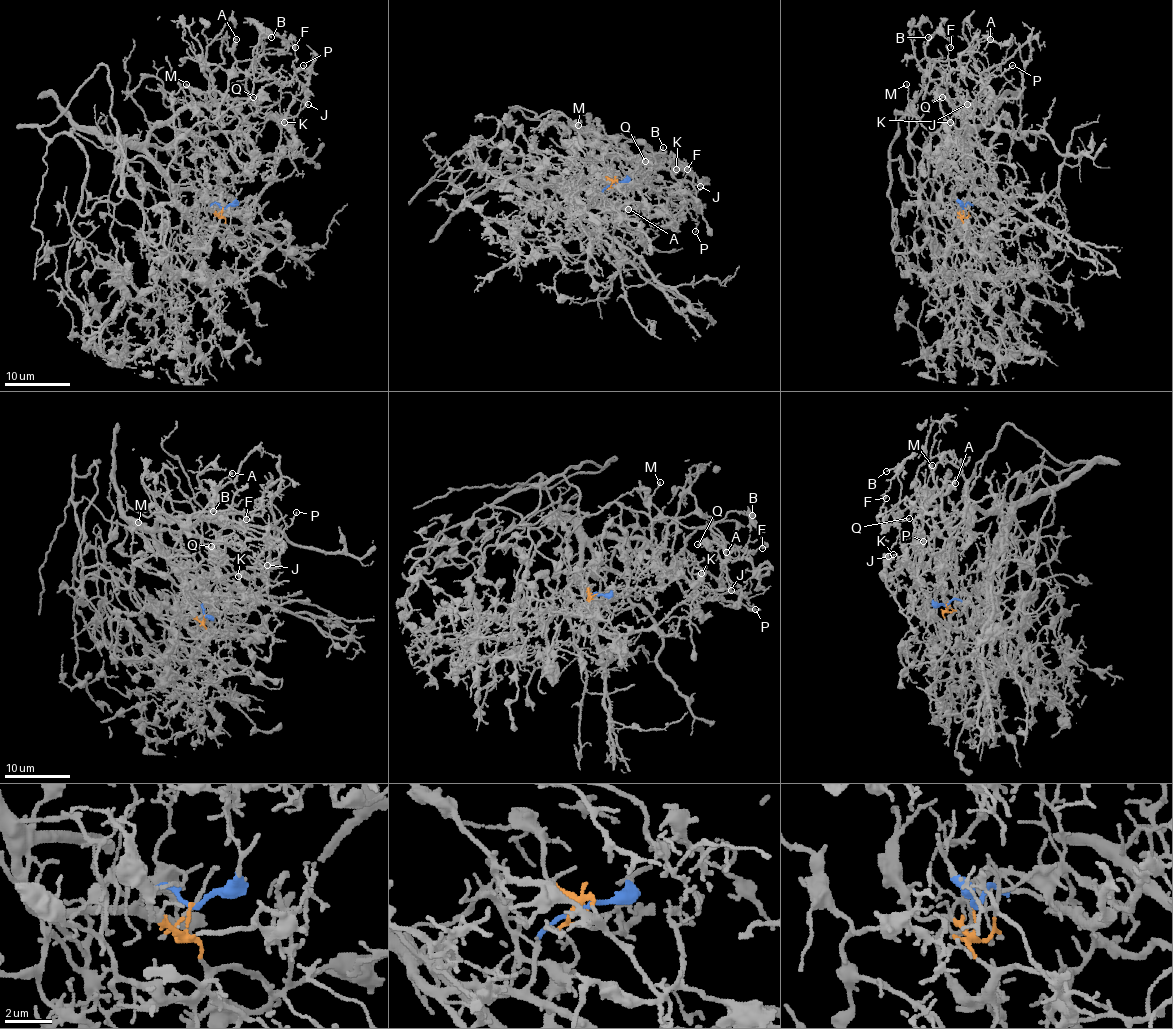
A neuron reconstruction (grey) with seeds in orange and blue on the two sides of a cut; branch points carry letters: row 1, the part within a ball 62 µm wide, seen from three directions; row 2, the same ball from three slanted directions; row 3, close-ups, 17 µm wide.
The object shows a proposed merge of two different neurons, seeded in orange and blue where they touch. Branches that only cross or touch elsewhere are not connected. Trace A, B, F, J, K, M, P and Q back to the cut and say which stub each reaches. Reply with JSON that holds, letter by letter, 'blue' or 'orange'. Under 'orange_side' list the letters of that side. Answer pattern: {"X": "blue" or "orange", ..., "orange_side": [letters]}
{"A": "orange", "B": "orange", "F": "orange", "J": "orange", "K": "orange", "M": "orange", "P": "blue", "Q": "orange", "orange_side": ["A", "B", "F", "J", "K", "M", "Q"]}

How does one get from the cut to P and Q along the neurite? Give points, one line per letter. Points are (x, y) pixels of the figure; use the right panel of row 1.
P: (964, 209), (972, 204), (1000, 210), (972, 114), (975, 96), (1013, 65)
Q: (964, 209), (964, 233), (926, 199), (907, 139), (917, 129), (928, 82), (939, 80), (936, 96), (943, 96)

